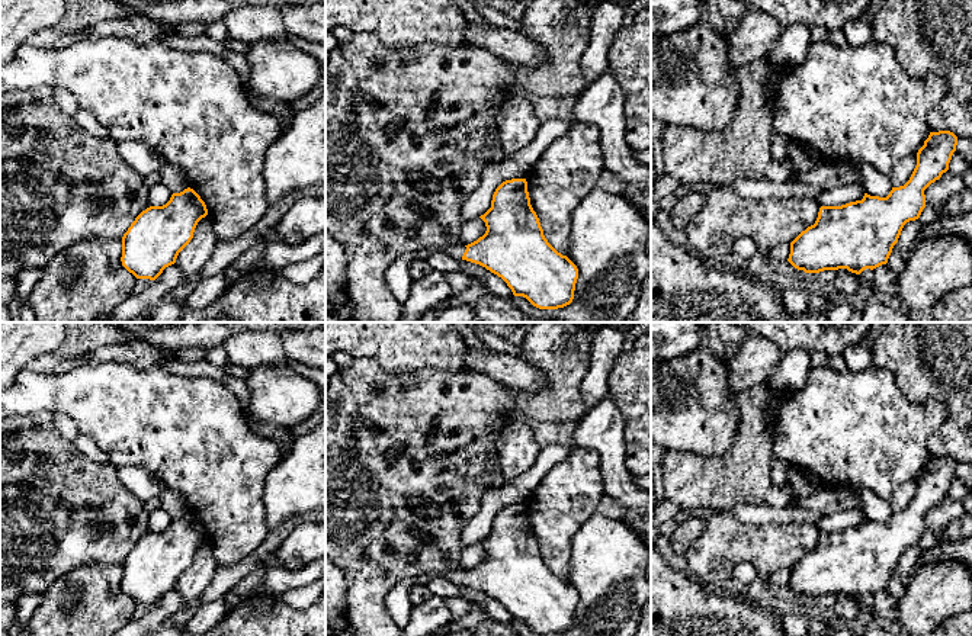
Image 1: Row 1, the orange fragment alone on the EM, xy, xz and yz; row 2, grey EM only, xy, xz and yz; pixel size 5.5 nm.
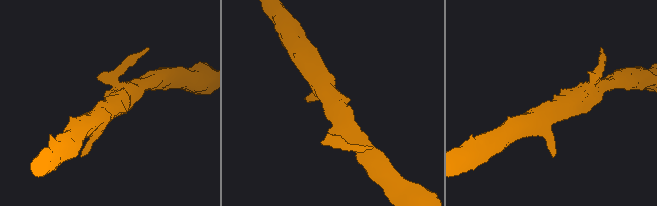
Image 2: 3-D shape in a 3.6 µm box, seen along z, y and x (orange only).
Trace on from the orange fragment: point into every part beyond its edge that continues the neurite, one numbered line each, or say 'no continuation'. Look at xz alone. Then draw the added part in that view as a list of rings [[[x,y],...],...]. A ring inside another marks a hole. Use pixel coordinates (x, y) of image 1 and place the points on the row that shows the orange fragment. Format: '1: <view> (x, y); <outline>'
1: xz (398, 280); [[[455,245],[455,247],[429,247],[426,250],[421,250],[418,253],[408,253],[402,257],[397,258],[386,270],[385,273],[385,282],[388,286],[388,290],[392,293],[392,296],[404,303],[411,290],[413,279],[410,276],[408,266],[414,260],[429,260],[436,253],[446,253],[450,257],[459,260],[462,258],[466,247],[465,245]]]

